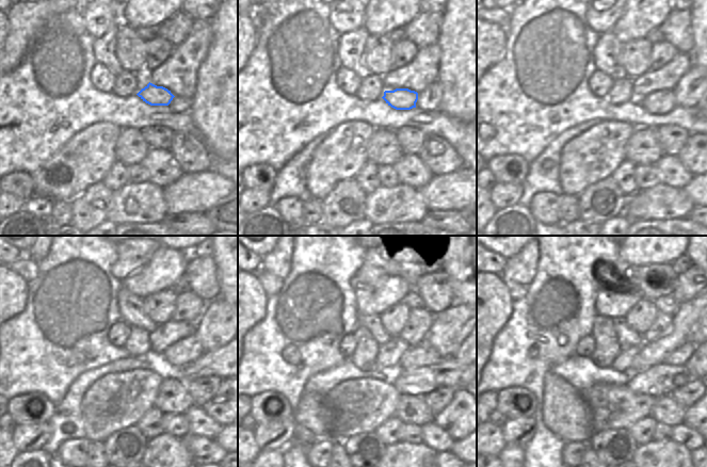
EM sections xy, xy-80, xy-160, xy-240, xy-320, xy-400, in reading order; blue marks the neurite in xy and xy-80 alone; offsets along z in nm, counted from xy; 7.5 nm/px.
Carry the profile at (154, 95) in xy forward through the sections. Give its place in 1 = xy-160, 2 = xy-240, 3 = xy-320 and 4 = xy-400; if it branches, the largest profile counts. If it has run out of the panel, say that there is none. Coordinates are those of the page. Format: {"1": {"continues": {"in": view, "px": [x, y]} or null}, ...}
{"1": {"continues": {"in": "xy-160", "px": [662, 102]}}, "2": {"continues": {"in": "xy-240", "px": [187, 350]}}, "3": {"continues": {"in": "xy-320", "px": [420, 355]}}, "4": {"continues": {"in": "xy-400", "px": [678, 357]}}}

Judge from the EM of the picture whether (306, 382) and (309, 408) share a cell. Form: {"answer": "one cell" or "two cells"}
{"answer": "two cells"}

